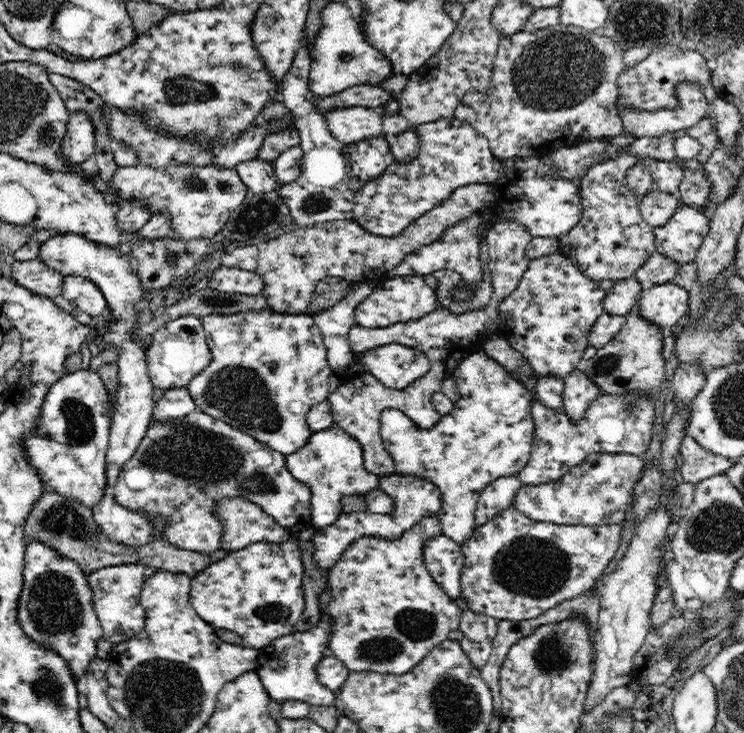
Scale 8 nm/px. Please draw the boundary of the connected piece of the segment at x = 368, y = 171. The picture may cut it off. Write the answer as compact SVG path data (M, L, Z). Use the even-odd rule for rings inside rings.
M384 133L376 138L347 145L347 157L351 167L351 176L358 176L362 182L378 178L392 162L391 138Z

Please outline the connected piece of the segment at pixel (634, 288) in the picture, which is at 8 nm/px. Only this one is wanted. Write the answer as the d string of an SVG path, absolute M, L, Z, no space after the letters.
M634 276L618 280L610 290L605 291L603 312L626 317L637 306L642 291L641 282Z

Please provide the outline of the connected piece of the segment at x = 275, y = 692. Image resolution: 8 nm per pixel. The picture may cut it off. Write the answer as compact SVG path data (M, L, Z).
M325 588L319 594L321 616L323 617L314 628L300 631L273 640L268 646L257 649L258 660L255 671L263 682L268 696L276 702L300 701L309 705L335 706L334 691L318 682L316 674L318 662L323 659L329 648L329 624L328 616L325 616L325 607L329 602L329 588Z

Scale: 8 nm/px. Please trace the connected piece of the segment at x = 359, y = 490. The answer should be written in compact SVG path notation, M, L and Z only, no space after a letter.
M338 426L313 431L309 442L294 454L285 456L288 472L295 480L308 486L312 497L312 524L319 529L340 518L343 496L364 495L380 486L380 478L366 471L365 450L360 443Z

